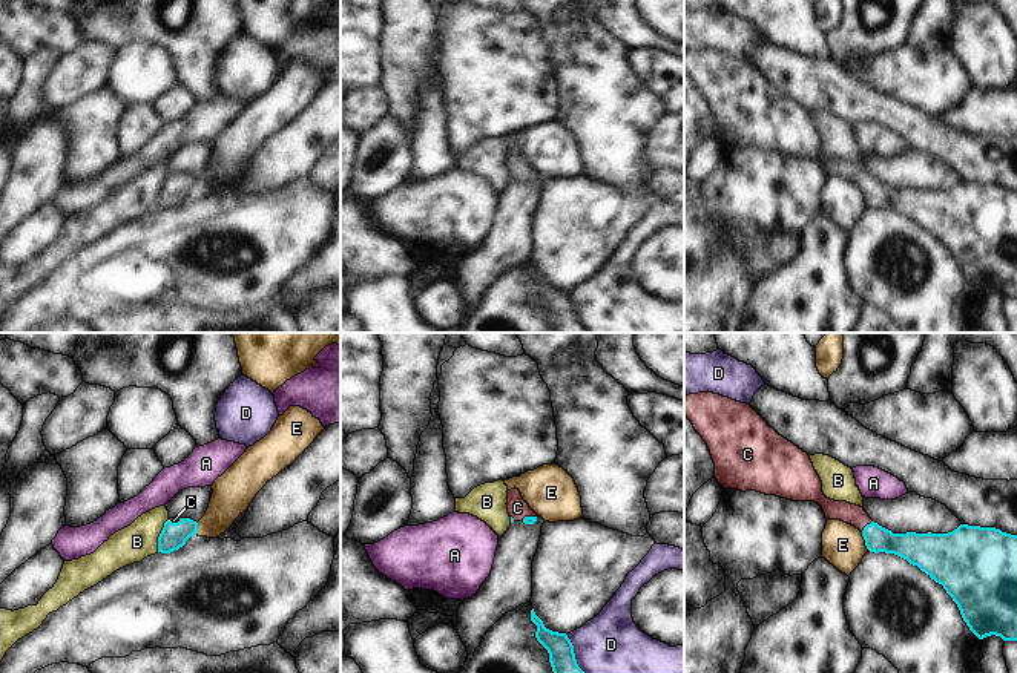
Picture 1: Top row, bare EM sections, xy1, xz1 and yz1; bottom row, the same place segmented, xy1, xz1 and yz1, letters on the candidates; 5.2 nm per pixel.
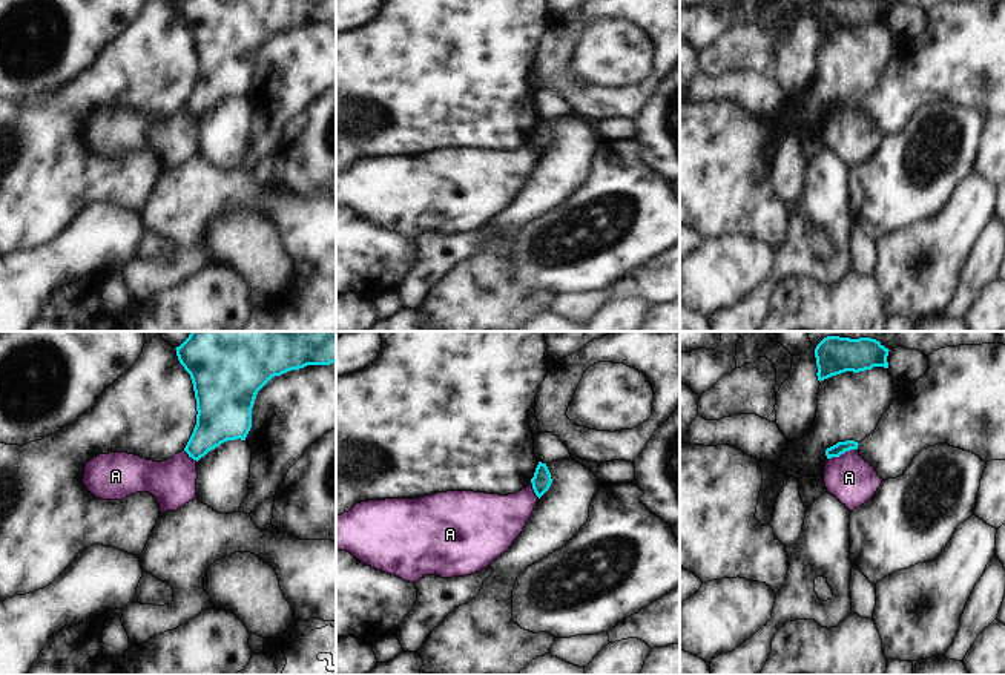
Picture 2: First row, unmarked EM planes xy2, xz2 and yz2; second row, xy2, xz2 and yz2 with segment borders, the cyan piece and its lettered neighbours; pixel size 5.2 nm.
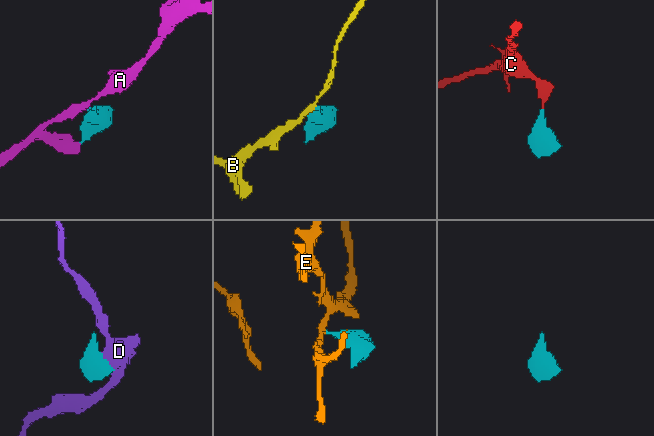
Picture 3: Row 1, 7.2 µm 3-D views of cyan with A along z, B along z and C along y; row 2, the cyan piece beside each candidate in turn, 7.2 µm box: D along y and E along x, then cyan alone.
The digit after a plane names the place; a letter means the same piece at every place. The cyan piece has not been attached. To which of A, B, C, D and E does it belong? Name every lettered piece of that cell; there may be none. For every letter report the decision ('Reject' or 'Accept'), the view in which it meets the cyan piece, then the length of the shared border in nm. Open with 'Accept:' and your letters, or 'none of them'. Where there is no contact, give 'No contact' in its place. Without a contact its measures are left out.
Accept: C
A: Reject. Touches cyan in yz2. Shared border 160 nm
B: Reject. Touches cyan in xy1. Shared border 190 nm
C: Accept. Touches cyan in yz1. Shared border 90 nm
D: Reject. Touches cyan in xz1. Shared border 240 nm
E: Reject. Touches cyan in yz1. Shared border 100 nm.

